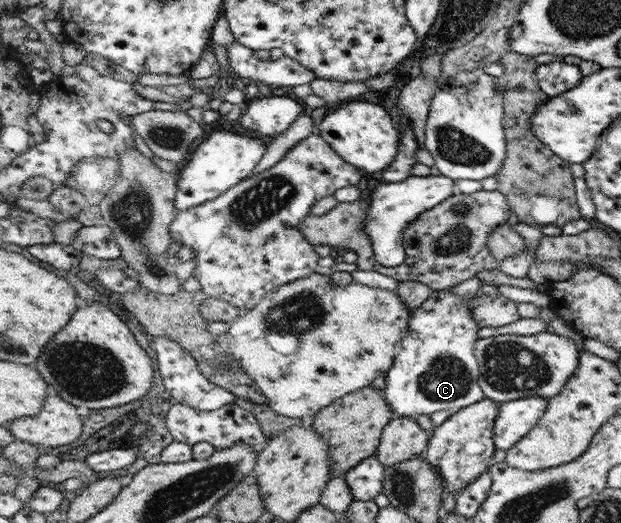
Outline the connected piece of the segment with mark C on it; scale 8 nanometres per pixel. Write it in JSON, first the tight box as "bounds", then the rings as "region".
{"bounds":[384,290,487,417],"region":[[[438,290],[435,297],[429,296],[411,311],[409,331],[396,346],[396,361],[387,373],[384,390],[395,417],[431,416],[437,411],[454,414],[487,398],[480,387],[480,363],[476,359],[481,327],[464,299],[450,290]]]}

